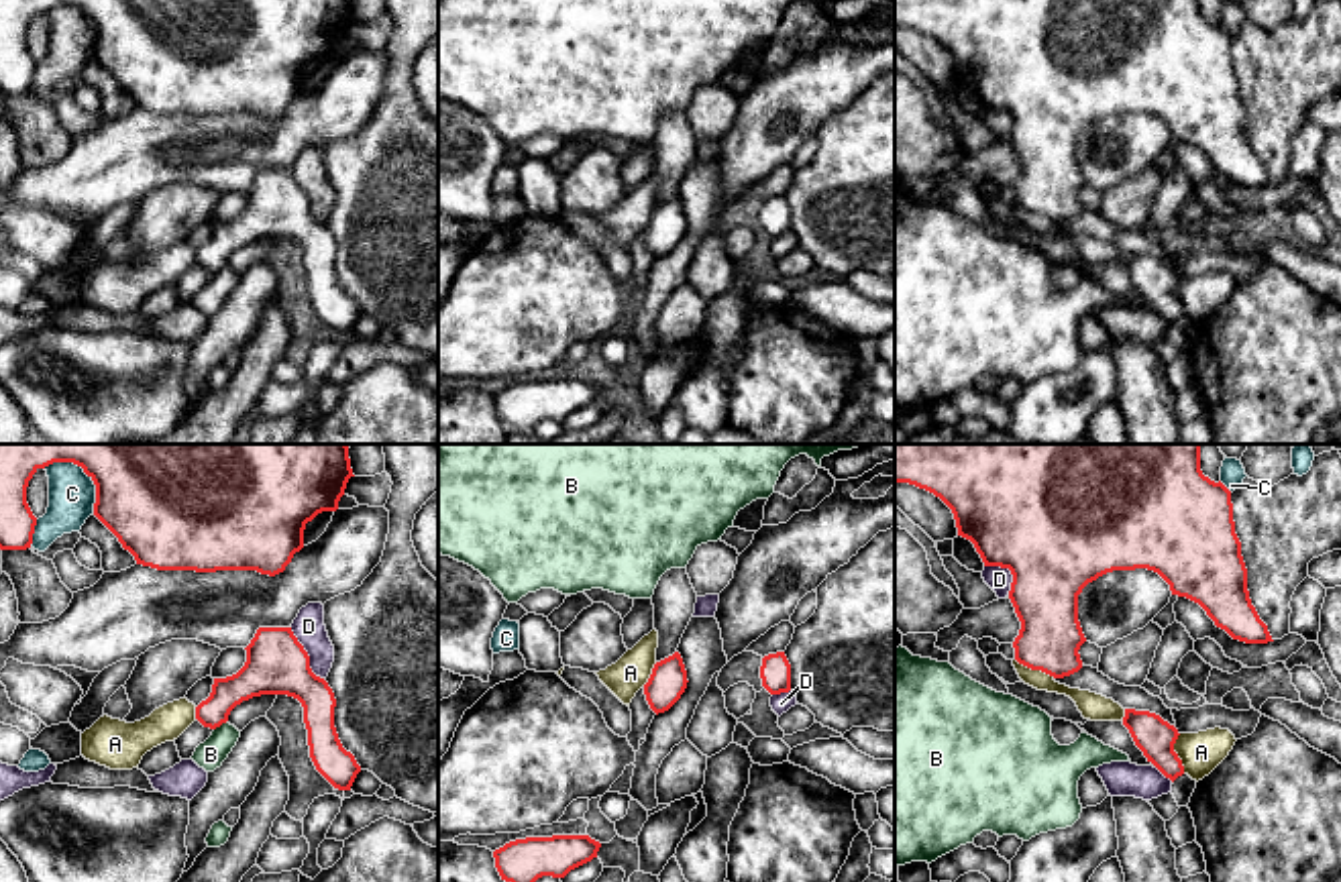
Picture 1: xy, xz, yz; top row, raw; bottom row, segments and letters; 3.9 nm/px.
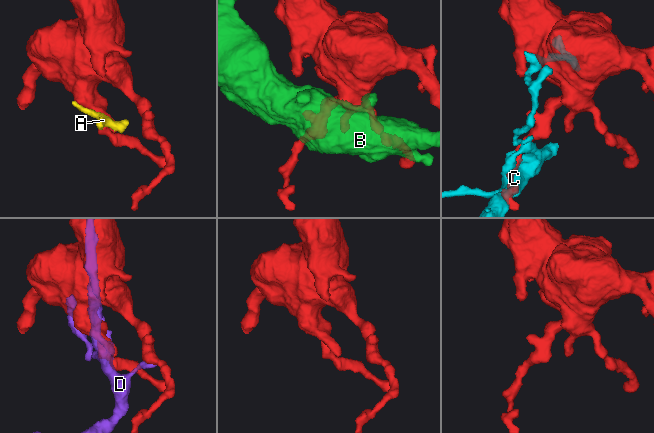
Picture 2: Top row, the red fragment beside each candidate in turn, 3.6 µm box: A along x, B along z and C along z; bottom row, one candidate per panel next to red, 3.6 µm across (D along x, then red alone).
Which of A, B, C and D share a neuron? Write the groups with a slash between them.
A / B / C / D

